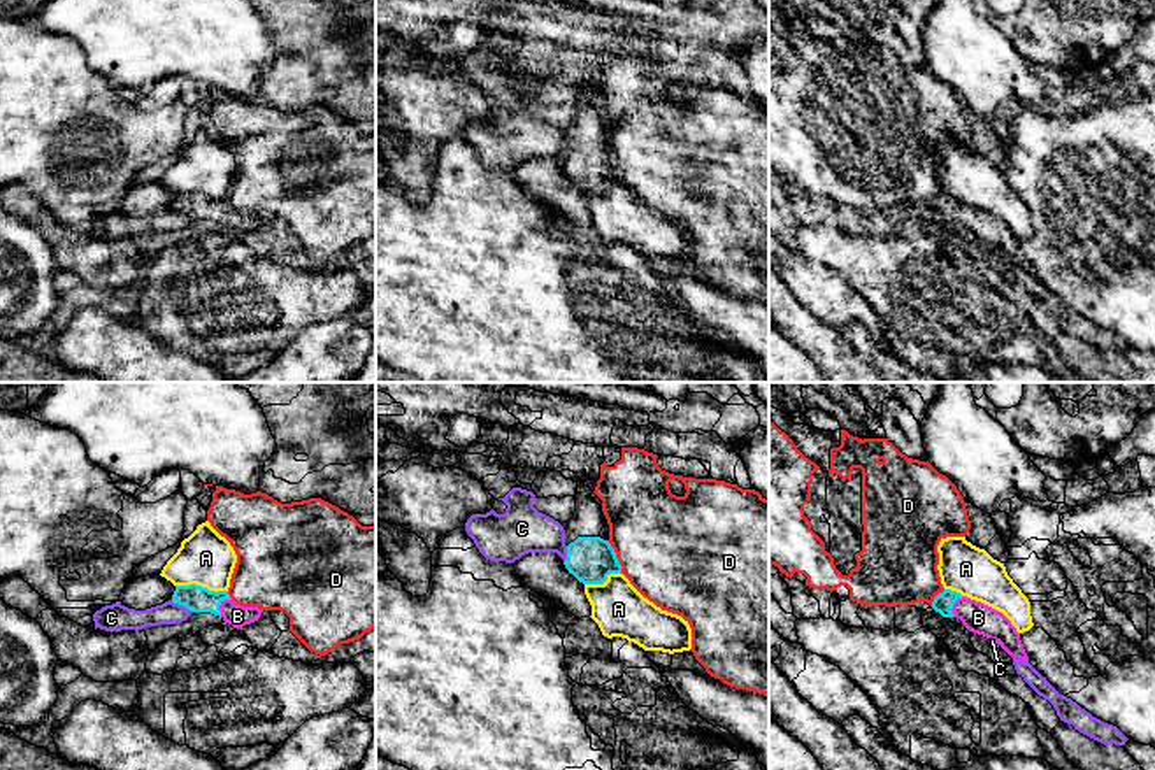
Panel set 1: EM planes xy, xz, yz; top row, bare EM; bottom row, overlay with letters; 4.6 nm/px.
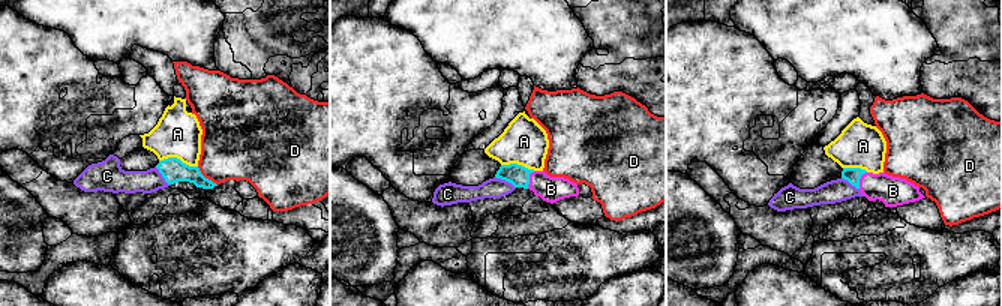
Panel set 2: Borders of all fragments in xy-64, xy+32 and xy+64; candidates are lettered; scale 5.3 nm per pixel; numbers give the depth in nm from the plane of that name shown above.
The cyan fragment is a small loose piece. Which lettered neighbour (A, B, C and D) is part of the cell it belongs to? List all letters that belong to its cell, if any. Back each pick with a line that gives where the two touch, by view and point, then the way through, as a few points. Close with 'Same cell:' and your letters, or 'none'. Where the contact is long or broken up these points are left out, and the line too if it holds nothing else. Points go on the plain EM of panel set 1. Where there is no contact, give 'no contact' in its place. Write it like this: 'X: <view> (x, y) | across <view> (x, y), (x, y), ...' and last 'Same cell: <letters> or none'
B: xy (220, 211) | across xy (195, 206), (220, 211), (237, 223)
Same cell: B

